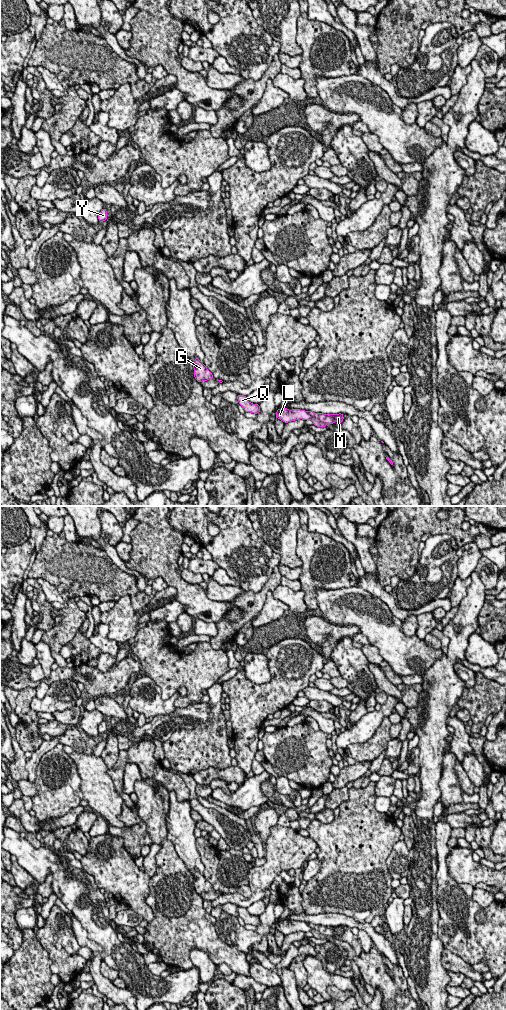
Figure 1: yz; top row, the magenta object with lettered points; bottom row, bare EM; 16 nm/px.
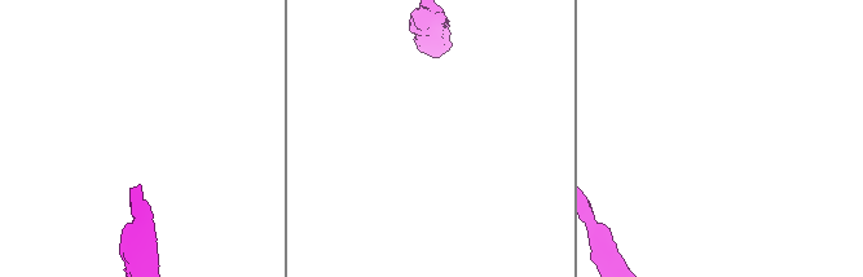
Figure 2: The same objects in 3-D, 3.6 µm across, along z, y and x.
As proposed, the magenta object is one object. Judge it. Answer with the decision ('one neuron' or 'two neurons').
two neurons

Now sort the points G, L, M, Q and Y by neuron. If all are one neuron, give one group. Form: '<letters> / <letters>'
G L Q Y / M

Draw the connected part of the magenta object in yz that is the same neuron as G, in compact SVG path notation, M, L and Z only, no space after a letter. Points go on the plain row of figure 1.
M196 869L193 875L194 889L198 895L202 893L207 893L209 891L214 891L212 885L207 881L207 879Z

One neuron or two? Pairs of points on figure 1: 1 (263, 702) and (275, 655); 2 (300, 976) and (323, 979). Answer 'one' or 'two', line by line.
1: one
2: two

